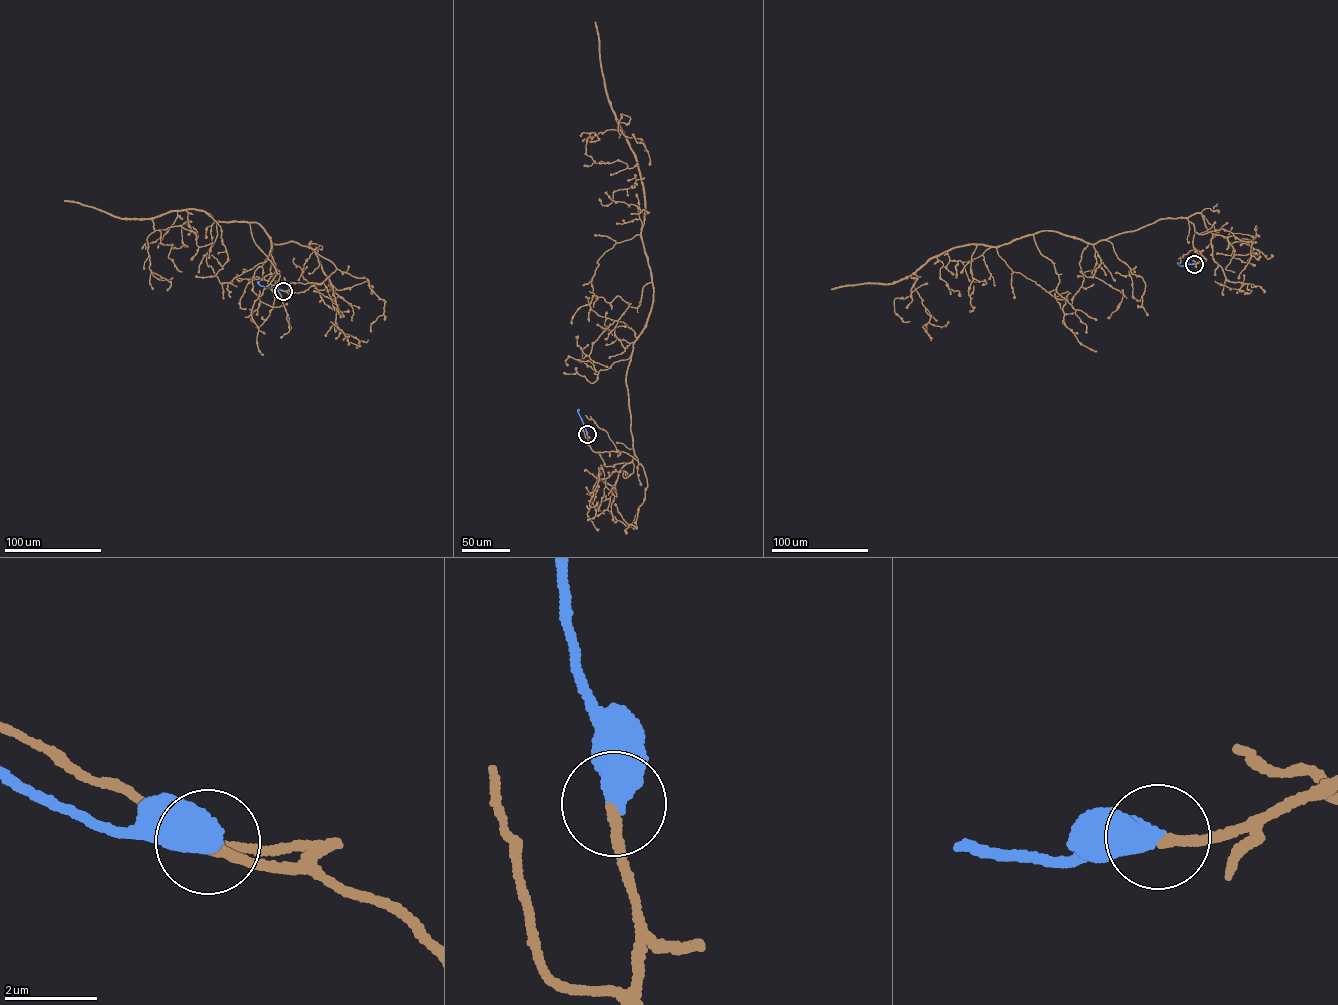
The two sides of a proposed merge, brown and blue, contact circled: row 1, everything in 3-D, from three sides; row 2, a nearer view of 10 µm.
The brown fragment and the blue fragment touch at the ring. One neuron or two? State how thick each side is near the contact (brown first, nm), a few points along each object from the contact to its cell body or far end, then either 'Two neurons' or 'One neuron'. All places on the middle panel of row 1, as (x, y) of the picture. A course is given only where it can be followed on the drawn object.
Thickness 200 nm (brown) against 600 nm. Course of brown: (586, 433), (594, 452), (638, 460), (626, 375), (653, 290), (641, 234), (644, 188), (607, 93), (595, 22). Course of blue: (586, 433), (579, 410). One neuron

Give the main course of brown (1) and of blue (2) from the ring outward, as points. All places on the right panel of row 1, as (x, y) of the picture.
1: (1194, 264), (1206, 259), (1193, 224), (1169, 218), (1093, 244), (1047, 230), (958, 246), (892, 283), (831, 289)
2: (1194, 264), (1180, 266), (1177, 262)

